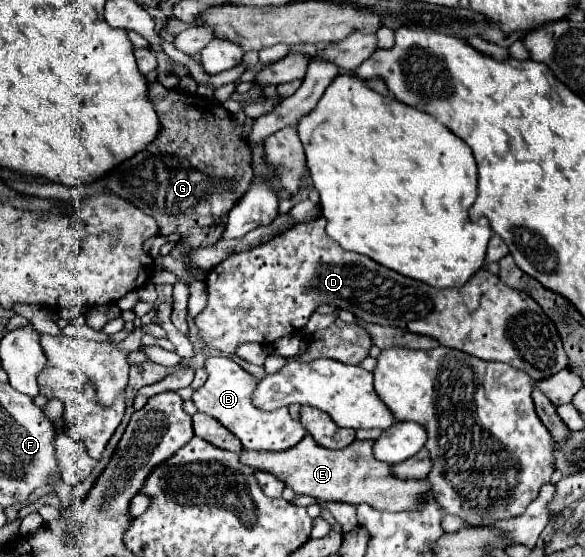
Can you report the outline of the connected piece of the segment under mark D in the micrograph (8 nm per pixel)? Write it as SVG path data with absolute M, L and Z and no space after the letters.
M320 216L308 224L296 224L294 228L274 236L272 240L258 244L246 252L234 252L206 276L208 306L194 318L198 334L208 348L224 354L234 354L242 342L272 344L282 336L296 334L302 330L310 314L320 304L330 304L336 310L348 310L358 320L382 326L402 328L414 334L436 338L442 346L464 350L482 360L506 362L518 370L524 370L532 380L542 380L568 366L568 356L562 348L554 322L542 312L542 308L524 292L508 288L498 276L492 276L486 268L480 268L462 288L434 288L424 282L402 276L382 264L354 254L326 234L326 218Z

